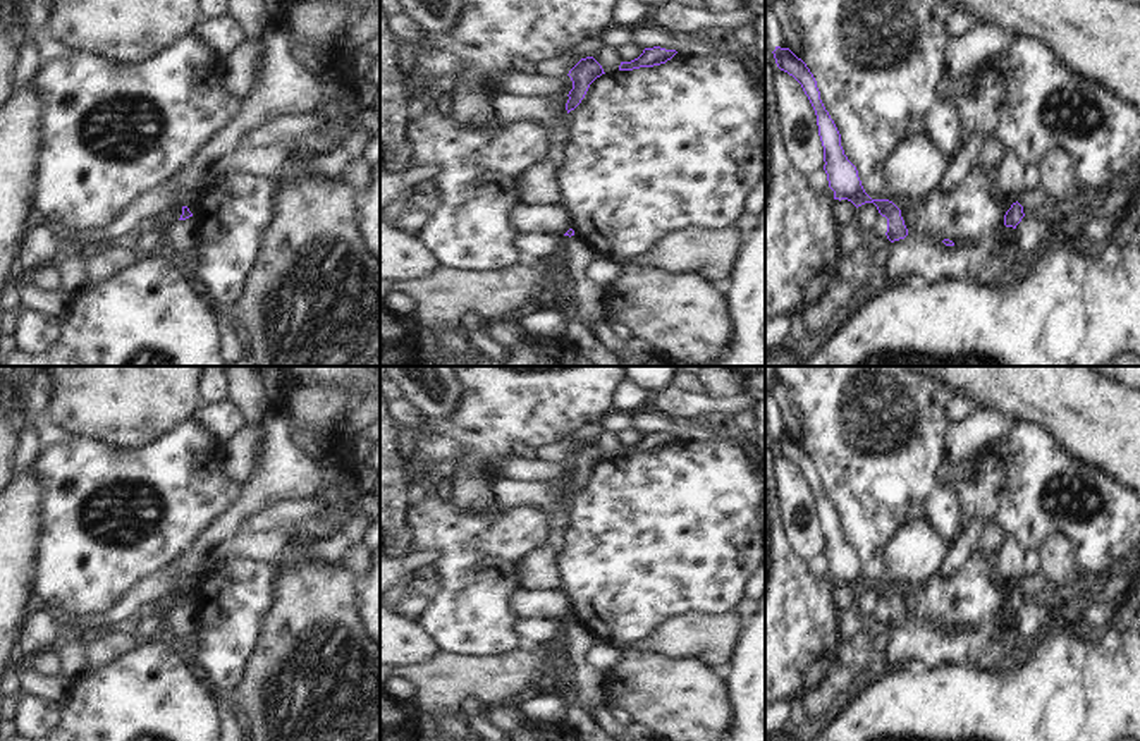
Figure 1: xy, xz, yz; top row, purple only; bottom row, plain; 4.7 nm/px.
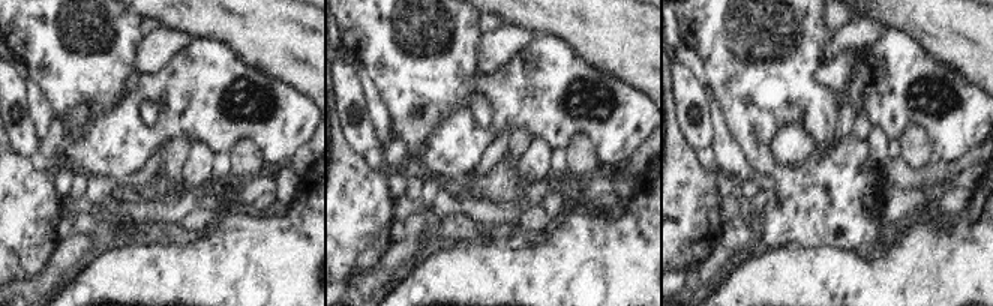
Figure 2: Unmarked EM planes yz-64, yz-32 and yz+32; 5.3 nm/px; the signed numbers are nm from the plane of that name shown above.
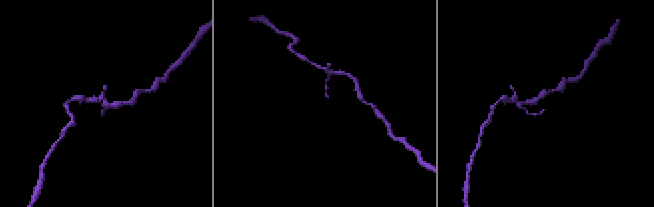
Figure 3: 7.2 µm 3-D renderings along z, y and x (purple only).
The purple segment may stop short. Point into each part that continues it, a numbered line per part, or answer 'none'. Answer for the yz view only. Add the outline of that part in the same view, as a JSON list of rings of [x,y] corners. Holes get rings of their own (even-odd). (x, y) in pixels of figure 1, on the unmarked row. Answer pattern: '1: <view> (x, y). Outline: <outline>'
none

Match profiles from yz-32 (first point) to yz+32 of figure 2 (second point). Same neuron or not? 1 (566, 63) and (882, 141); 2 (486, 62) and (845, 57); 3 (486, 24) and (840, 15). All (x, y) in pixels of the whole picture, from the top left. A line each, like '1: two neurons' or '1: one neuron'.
1: two neurons
2: two neurons
3: one neuron

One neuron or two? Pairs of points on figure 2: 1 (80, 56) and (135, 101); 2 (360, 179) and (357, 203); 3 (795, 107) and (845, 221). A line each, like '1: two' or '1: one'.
1: two
2: one
3: one

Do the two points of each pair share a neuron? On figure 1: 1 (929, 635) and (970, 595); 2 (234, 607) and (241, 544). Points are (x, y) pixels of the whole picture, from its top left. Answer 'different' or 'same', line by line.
1: same
2: different

